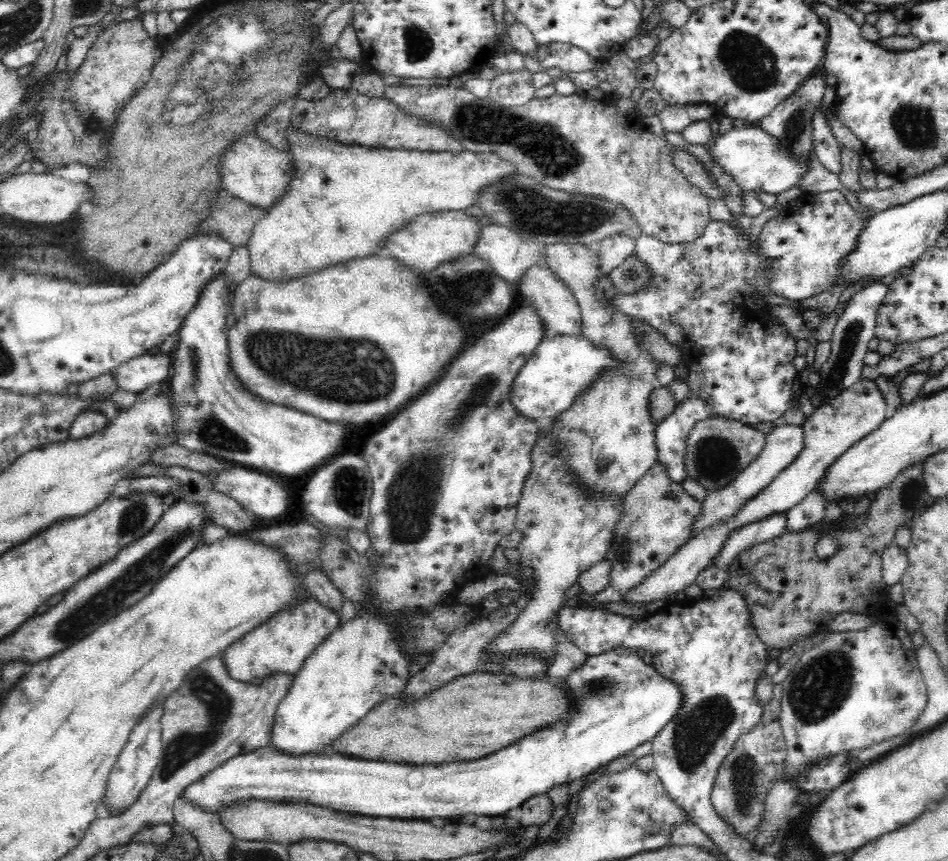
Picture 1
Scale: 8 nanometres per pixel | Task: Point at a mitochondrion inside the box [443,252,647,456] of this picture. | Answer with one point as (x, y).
(631, 273)

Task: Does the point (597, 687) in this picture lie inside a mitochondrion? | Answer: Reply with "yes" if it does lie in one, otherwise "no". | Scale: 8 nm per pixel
yes

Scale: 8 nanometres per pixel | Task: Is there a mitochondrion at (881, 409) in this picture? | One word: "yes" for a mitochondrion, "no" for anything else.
no

